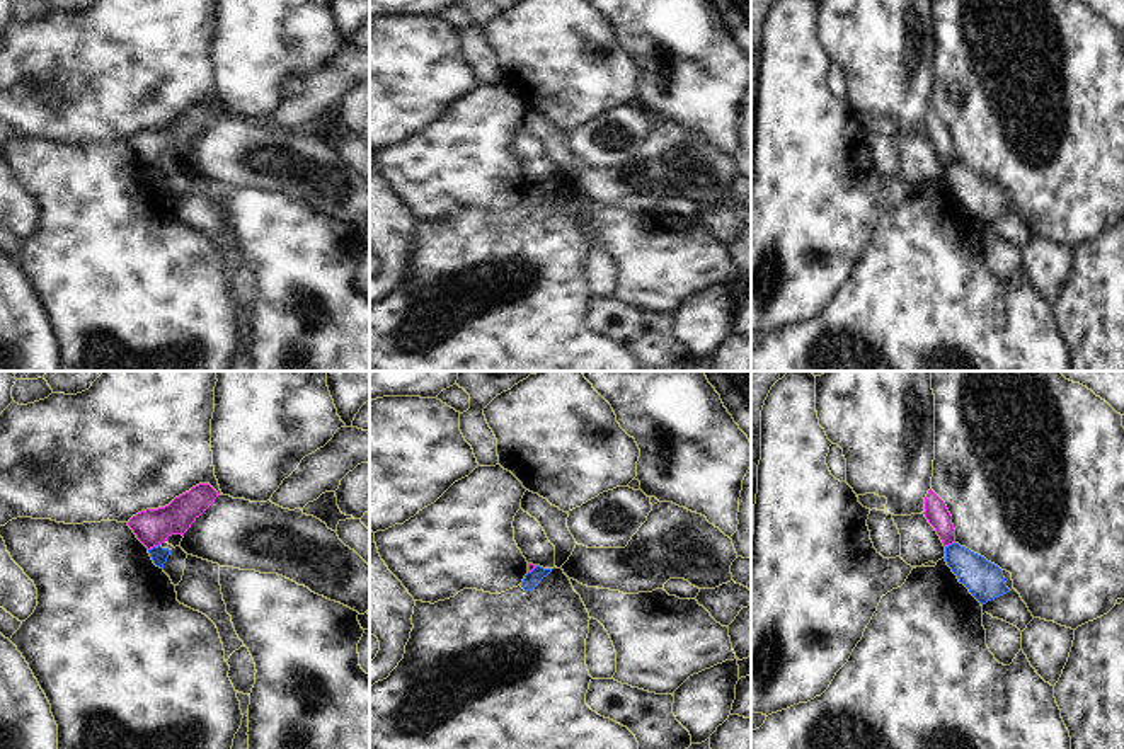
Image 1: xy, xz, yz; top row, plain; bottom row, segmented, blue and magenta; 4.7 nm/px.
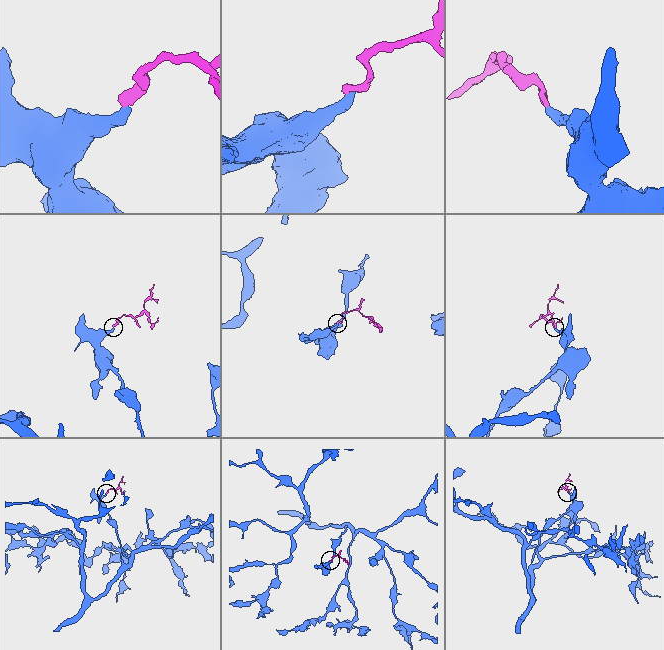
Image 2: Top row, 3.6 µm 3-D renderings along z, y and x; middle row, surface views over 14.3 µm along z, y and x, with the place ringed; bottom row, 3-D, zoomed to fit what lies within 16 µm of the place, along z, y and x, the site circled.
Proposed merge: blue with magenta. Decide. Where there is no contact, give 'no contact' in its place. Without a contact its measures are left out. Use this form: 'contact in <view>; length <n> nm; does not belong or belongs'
contact in xy; length 70 nm; does not belong

